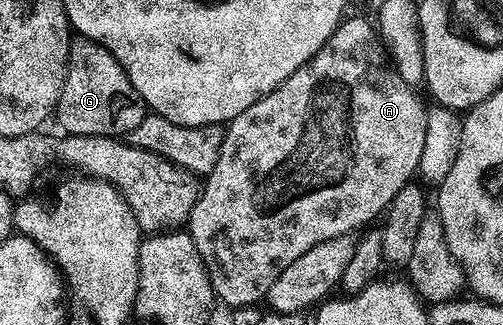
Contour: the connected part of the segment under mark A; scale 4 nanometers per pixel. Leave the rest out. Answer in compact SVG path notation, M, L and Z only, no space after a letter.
M347 17L308 63L301 65L301 69L293 72L284 83L278 83L268 95L249 105L245 113L226 124L217 165L213 165L213 169L205 176L204 183L207 184L201 187L201 194L191 207L191 214L187 216L185 224L193 245L197 245L197 253L201 253L201 261L209 273L209 281L220 304L228 303L228 308L234 309L266 300L273 281L277 281L277 277L281 277L281 273L285 273L285 269L289 269L289 265L293 265L293 261L297 261L301 253L309 253L309 249L313 249L313 245L321 245L321 241L358 232L358 227L363 229L374 224L371 222L386 212L400 189L416 178L421 149L425 149L428 108L423 107L422 101L415 96L415 91L416 88L403 80L395 64L391 62L389 52L379 38L376 24L372 20L370 23L367 19Z

